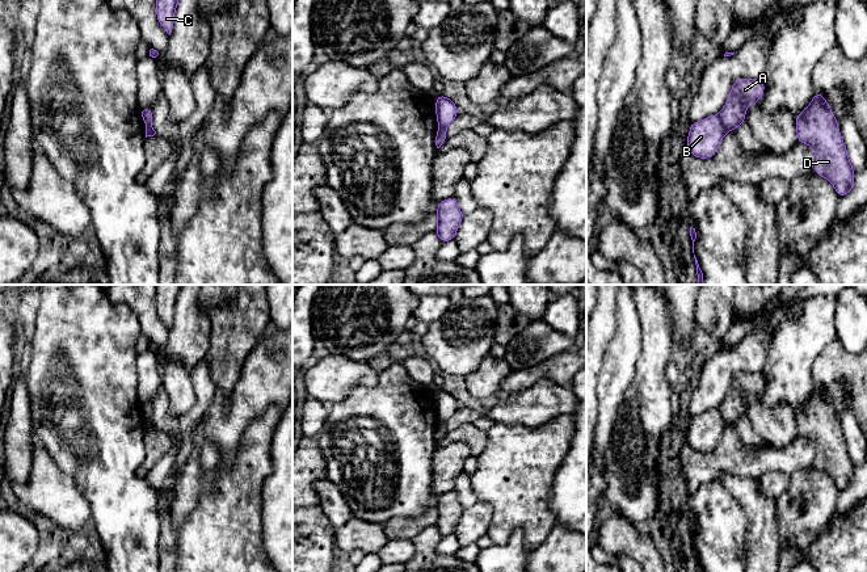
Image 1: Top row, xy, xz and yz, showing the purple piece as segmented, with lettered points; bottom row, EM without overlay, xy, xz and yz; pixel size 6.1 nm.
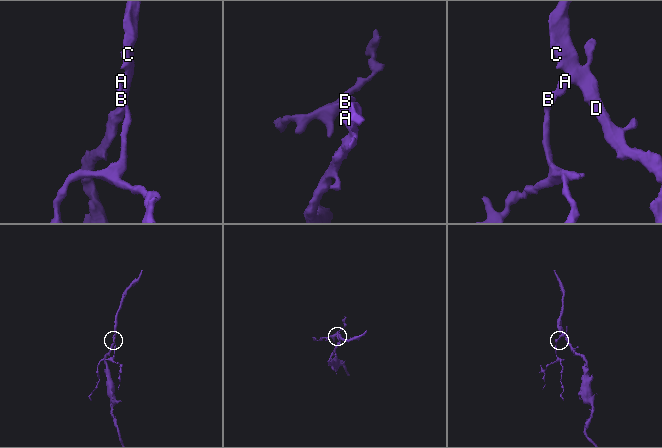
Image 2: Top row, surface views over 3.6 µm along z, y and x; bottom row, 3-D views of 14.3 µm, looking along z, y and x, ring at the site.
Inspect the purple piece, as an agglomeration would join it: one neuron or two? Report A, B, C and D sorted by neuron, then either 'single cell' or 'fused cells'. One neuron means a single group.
A C D / B; fused cells

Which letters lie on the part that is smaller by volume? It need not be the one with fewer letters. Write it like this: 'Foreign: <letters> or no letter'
Foreign: B

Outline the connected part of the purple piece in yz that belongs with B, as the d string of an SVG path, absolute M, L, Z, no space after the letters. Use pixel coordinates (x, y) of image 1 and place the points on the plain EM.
M719 409L694 416L690 419L687 445L699 453L710 453L716 447L725 426Z

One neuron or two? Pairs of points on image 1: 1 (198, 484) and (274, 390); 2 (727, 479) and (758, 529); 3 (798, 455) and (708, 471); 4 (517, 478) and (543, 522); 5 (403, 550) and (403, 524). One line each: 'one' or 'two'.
1: one
2: one
3: one
4: one
5: two

